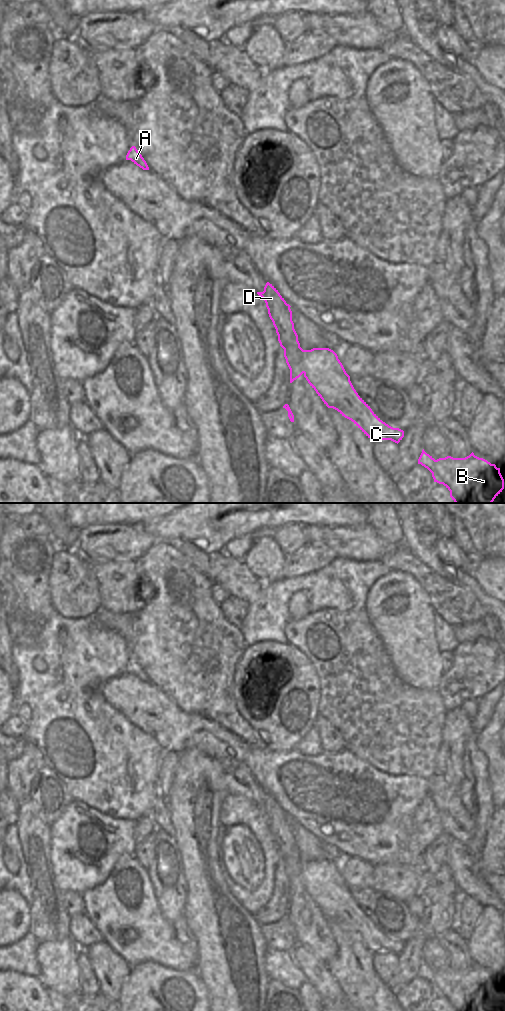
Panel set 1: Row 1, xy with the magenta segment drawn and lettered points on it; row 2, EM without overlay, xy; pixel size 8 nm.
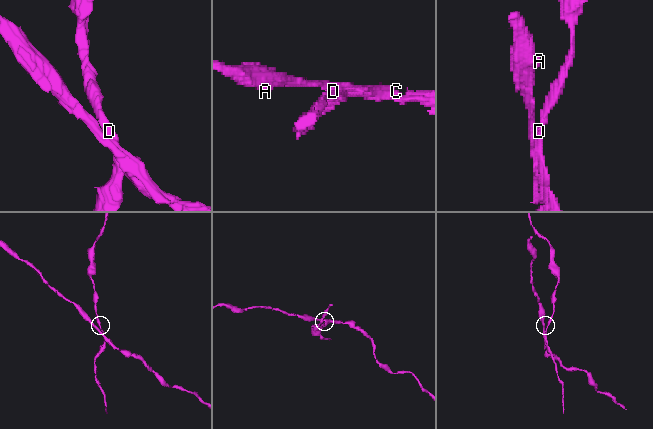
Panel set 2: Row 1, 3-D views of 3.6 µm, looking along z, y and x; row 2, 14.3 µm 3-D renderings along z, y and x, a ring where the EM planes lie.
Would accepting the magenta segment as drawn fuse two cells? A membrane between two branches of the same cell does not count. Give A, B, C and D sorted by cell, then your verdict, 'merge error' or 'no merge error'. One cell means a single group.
groups A B C / D; merge error

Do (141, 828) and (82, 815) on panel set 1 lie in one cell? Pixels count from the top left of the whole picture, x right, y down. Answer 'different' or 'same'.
different

